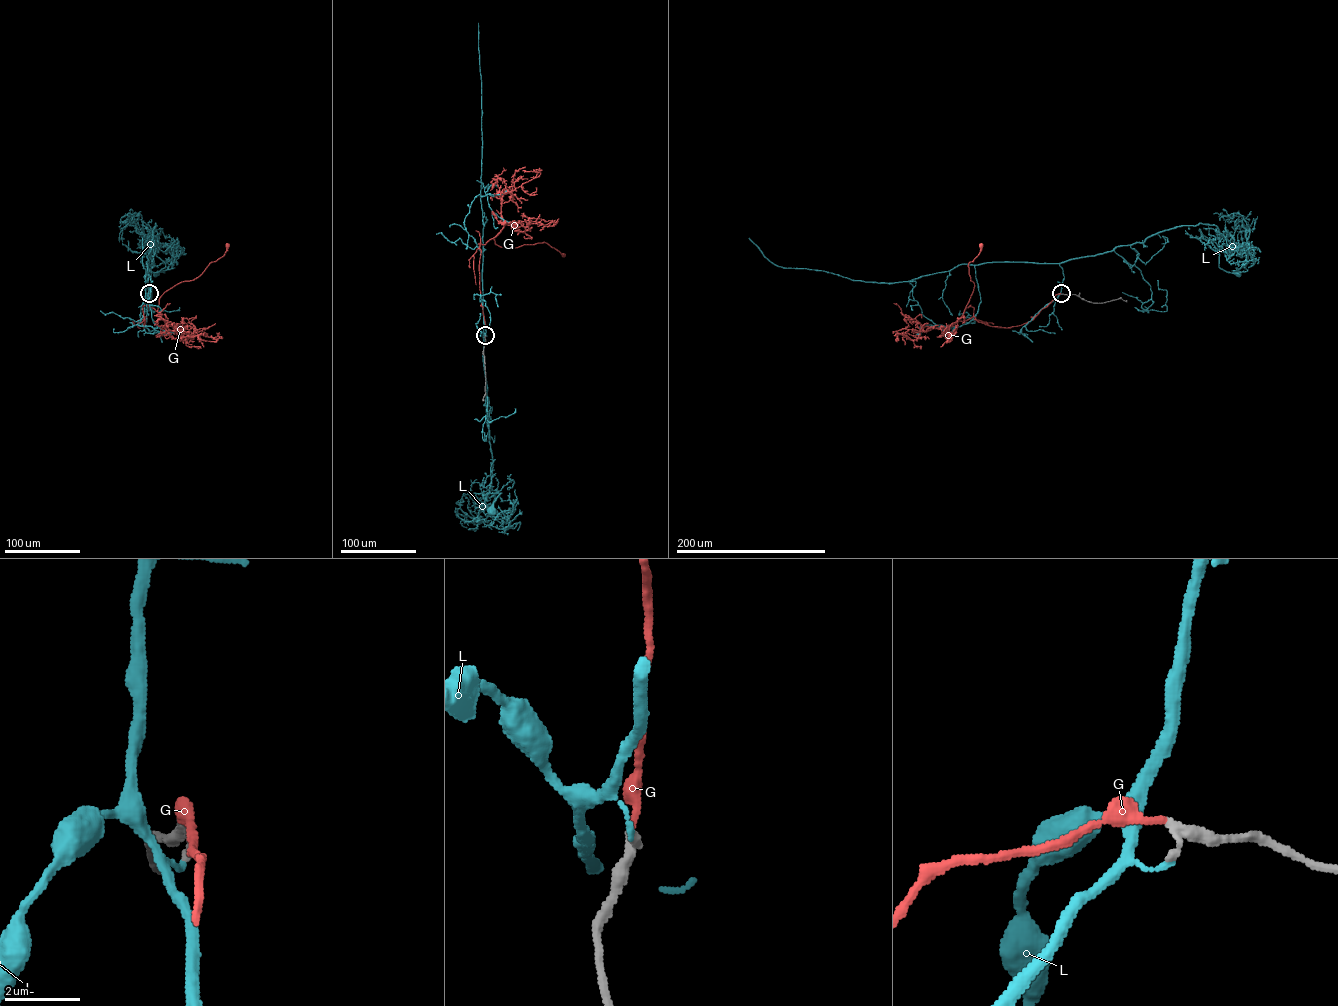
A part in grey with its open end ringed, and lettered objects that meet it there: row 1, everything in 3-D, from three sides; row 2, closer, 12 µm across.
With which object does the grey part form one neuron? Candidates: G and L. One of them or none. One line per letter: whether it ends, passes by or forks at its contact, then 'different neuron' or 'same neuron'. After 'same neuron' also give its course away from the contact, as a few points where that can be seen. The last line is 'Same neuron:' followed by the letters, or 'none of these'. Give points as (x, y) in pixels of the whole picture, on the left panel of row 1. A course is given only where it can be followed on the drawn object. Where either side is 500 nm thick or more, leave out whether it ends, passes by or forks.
G: it ends there; same neuron; it runs (149, 293), (143, 327), (143, 306), (158, 311), (165, 292), (197, 277), (224, 255), (227, 245)
L: it ends there; different neuron
Same neuron: G

